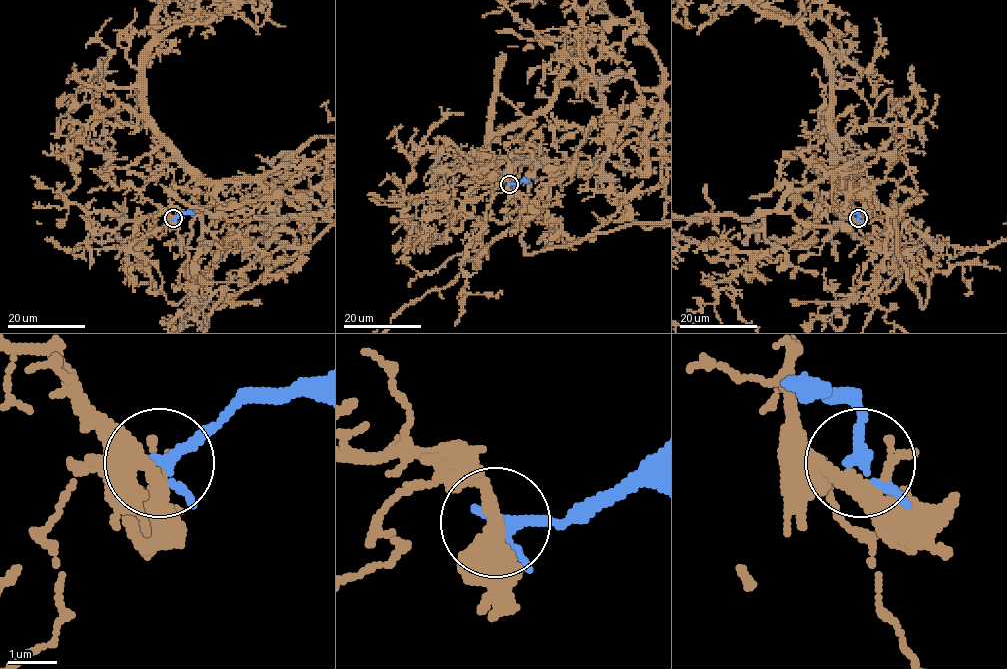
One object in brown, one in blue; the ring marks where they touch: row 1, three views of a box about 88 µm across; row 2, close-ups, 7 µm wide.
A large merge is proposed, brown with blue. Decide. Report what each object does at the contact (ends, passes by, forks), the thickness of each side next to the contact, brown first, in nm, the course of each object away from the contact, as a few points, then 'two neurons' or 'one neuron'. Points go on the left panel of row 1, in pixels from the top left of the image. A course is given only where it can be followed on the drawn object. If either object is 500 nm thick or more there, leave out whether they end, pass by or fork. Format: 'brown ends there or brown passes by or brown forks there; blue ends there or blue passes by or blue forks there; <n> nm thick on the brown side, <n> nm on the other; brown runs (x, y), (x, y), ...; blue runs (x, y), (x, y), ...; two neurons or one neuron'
brown forks there; blue passes by; 280 nm thick on the brown side, 180 nm on the other; brown runs (173, 219), (141, 192), (174, 157), (213, 184), (185, 266), (195, 297), (220, 308); blue runs (173, 218), (181, 213), (194, 212); two neurons

